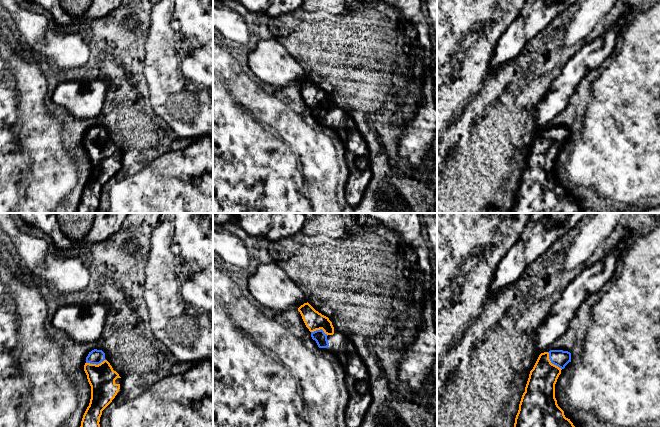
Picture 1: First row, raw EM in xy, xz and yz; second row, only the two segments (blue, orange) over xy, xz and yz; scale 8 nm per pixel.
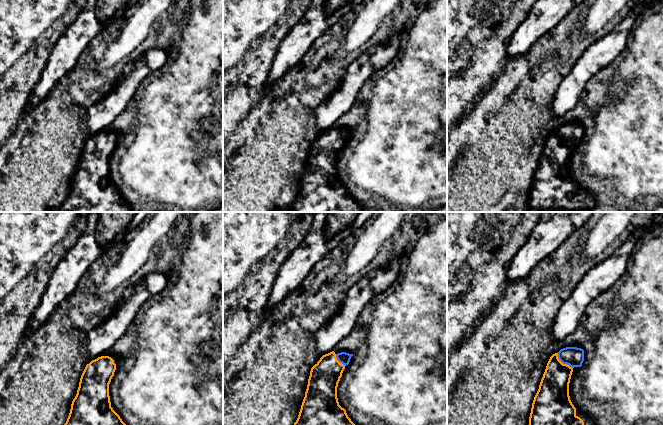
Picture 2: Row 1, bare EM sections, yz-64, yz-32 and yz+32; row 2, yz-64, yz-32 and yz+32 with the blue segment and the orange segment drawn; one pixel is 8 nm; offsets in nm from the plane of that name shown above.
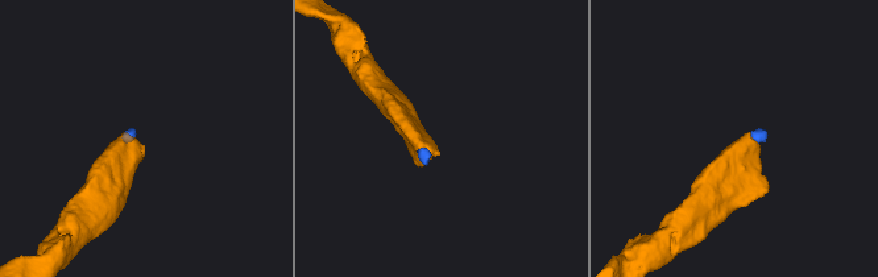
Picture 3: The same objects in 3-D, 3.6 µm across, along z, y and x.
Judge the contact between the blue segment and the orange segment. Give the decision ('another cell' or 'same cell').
same cell

